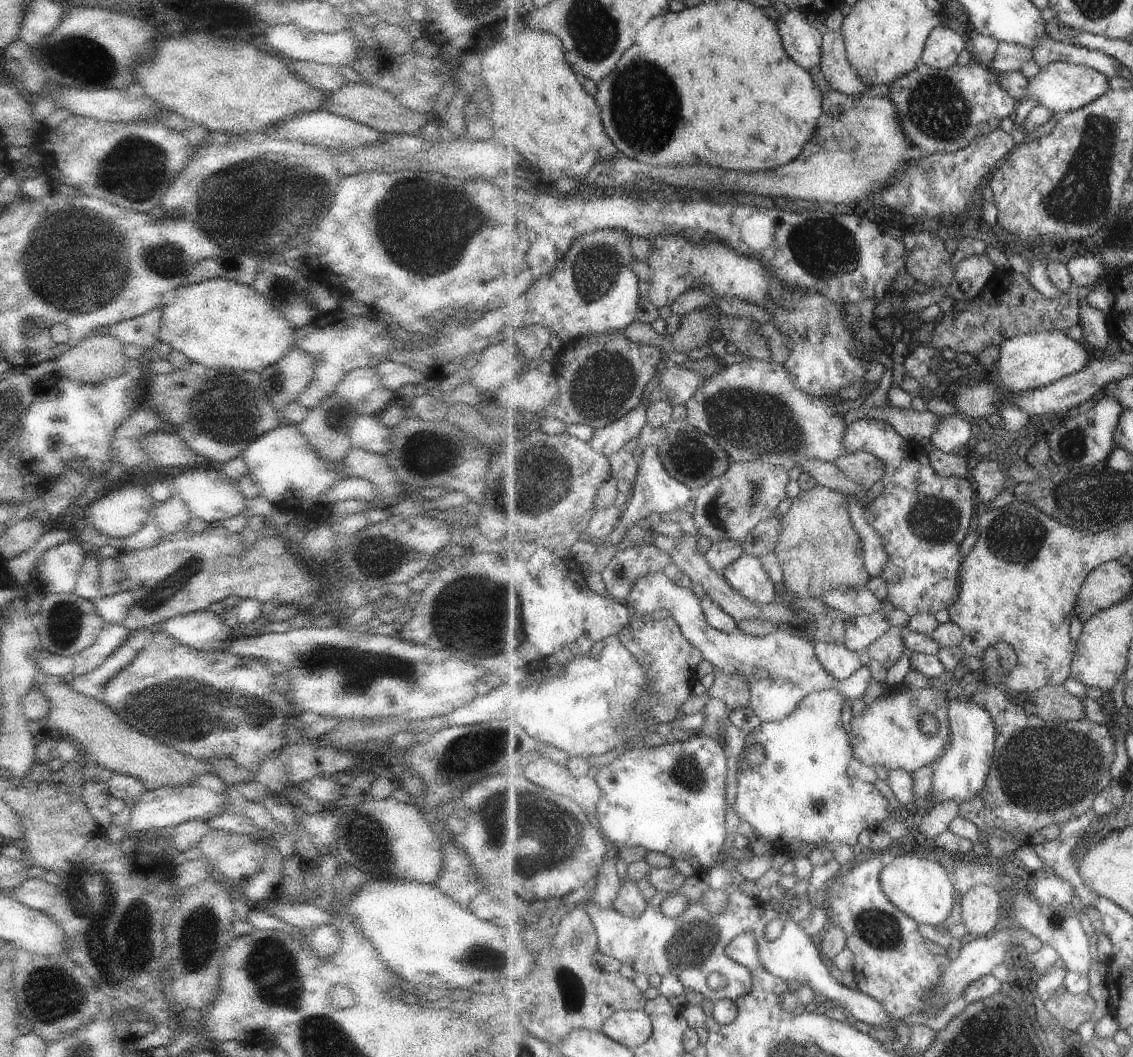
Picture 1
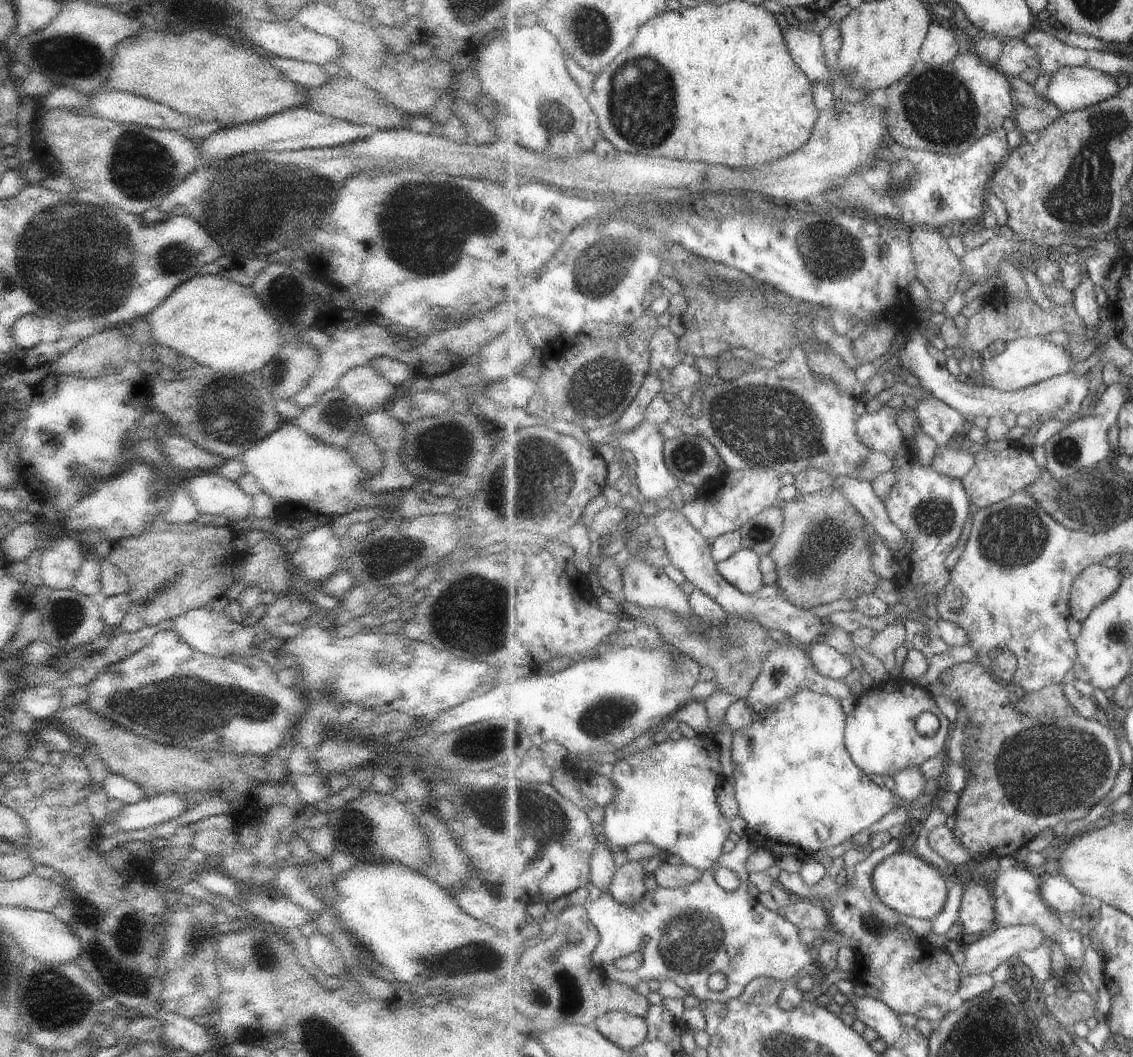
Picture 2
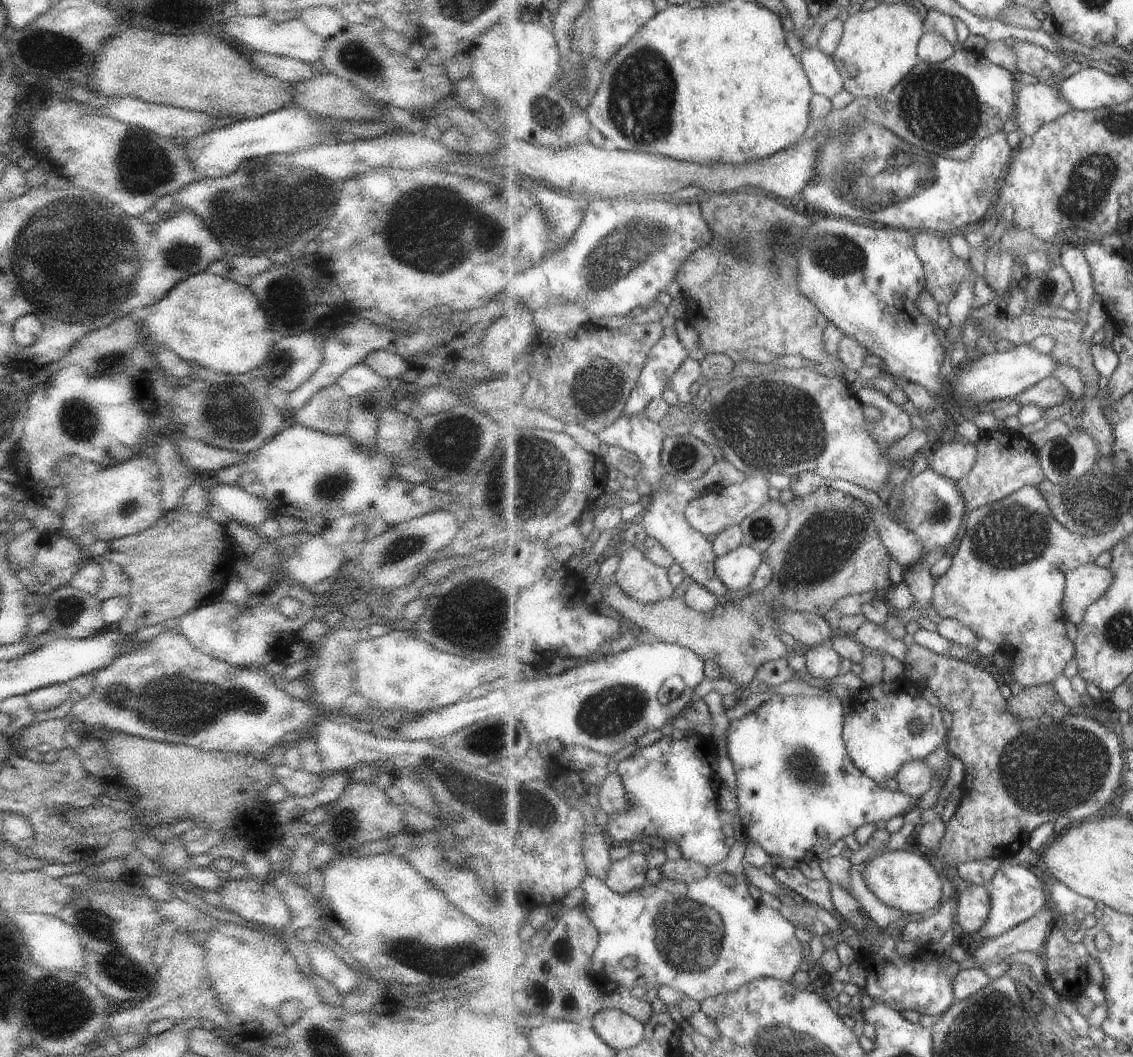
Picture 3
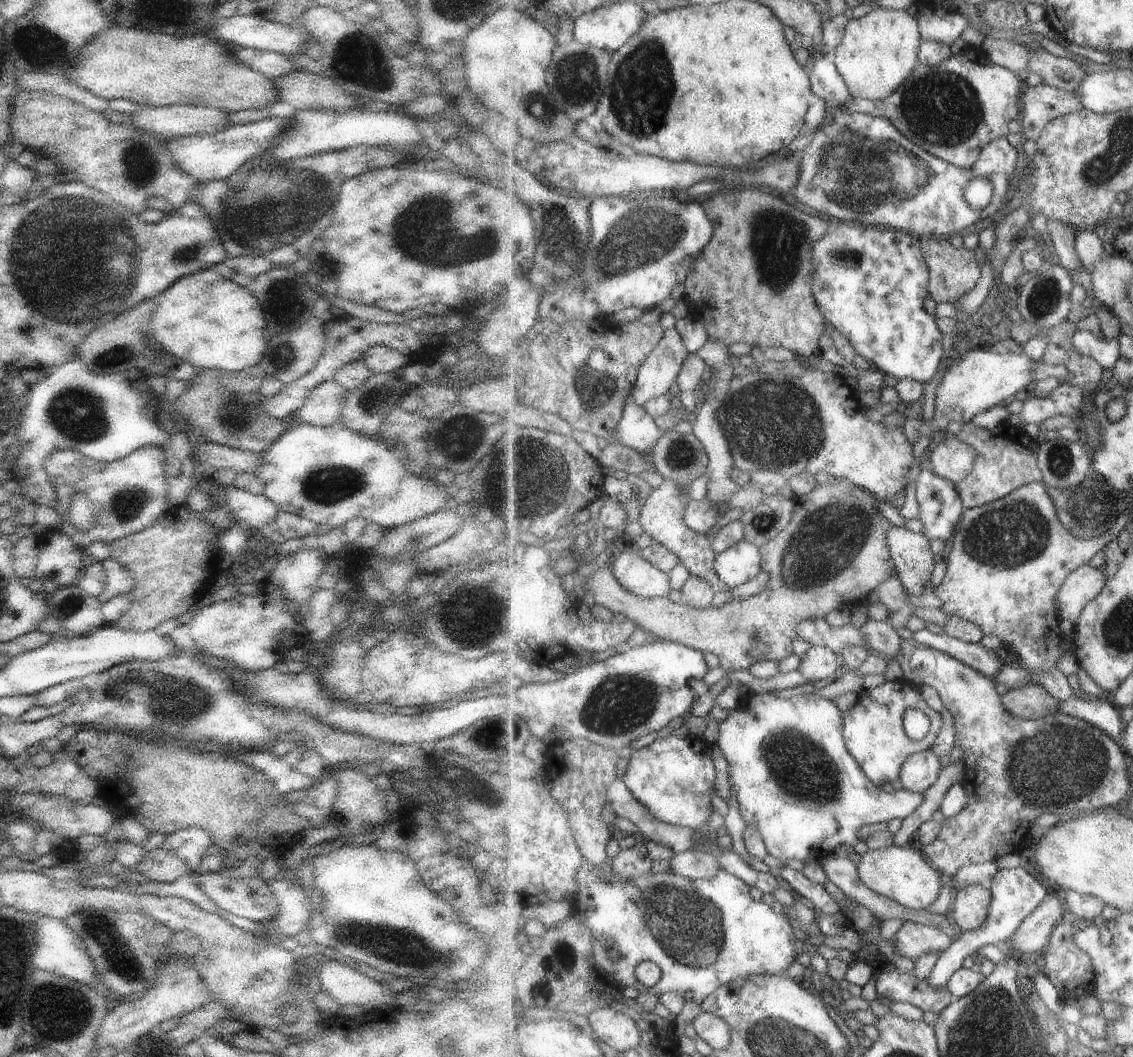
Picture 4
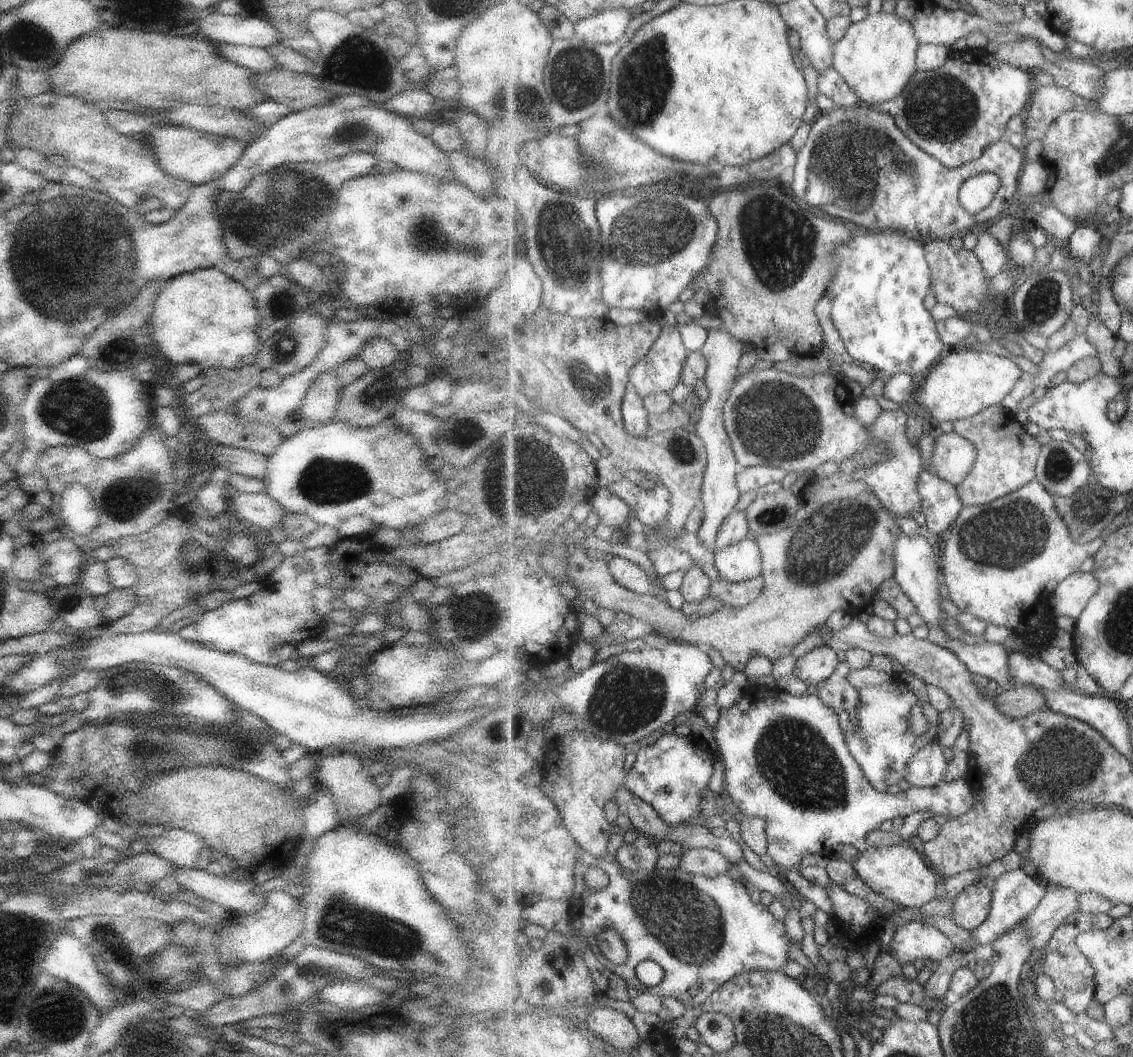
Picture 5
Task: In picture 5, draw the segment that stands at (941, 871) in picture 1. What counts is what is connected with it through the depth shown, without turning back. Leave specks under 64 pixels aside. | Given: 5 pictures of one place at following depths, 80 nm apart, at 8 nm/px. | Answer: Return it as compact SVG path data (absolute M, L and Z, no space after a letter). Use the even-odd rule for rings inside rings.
M916 842L881 848L868 846L853 863L858 876L876 893L886 896L898 905L919 909L933 900L937 896L937 888L940 888L937 871L933 867L929 868L929 862L925 864L919 849Z

